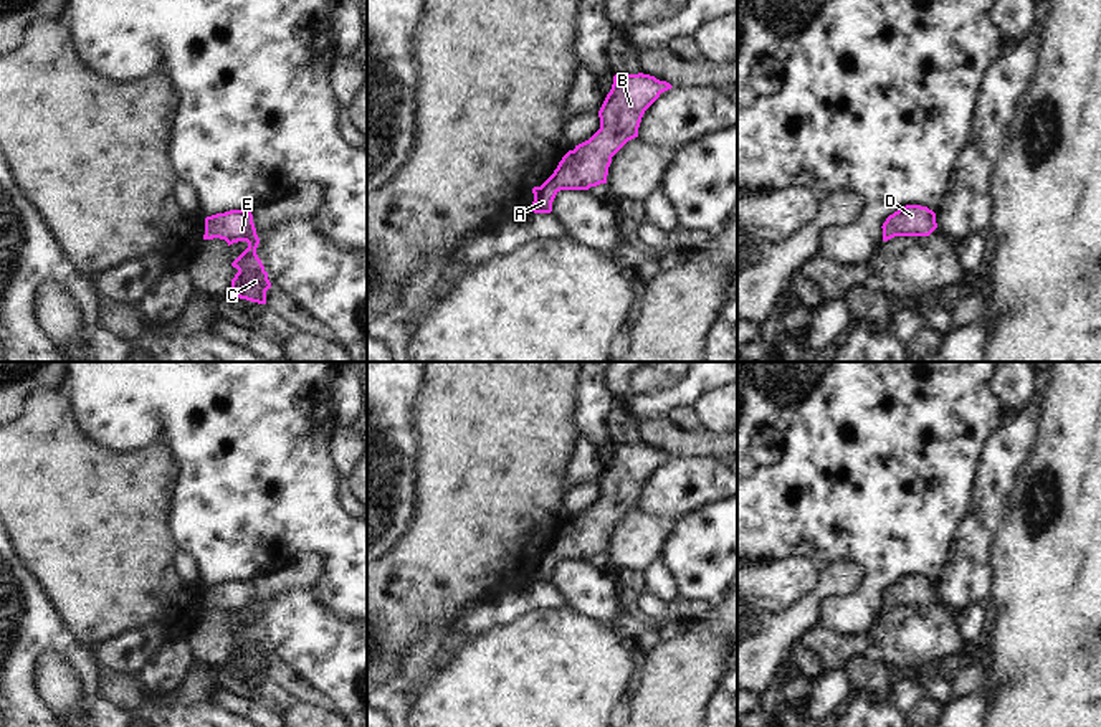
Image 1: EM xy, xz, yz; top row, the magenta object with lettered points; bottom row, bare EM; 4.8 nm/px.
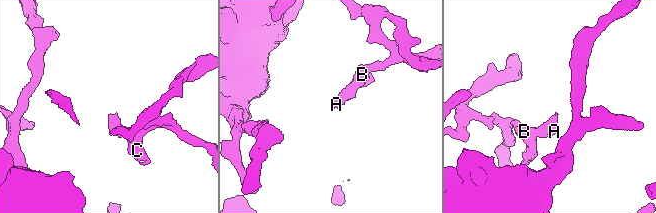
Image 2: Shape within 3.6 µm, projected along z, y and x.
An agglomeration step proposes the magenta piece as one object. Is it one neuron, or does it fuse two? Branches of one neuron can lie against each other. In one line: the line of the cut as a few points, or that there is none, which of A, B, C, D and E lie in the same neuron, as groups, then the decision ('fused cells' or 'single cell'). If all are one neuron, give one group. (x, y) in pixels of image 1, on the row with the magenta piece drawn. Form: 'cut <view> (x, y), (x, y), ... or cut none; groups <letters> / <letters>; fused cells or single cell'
cut none; groups A B C D E; single cell

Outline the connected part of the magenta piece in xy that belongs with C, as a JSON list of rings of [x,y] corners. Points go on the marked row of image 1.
[[[230,210],[205,218],[203,240],[220,238],[230,245],[246,241],[248,248],[231,263],[238,269],[231,279],[231,294],[258,304],[266,304],[266,291],[271,287],[268,273],[256,254],[260,238],[251,210]]]

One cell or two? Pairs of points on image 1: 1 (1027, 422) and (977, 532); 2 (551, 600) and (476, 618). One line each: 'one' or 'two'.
1: one
2: one

